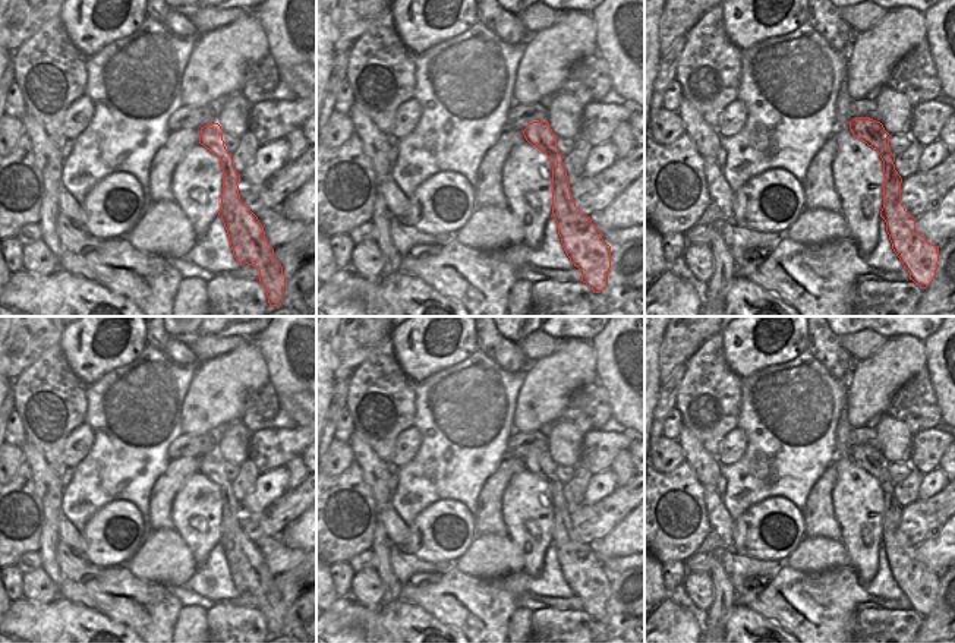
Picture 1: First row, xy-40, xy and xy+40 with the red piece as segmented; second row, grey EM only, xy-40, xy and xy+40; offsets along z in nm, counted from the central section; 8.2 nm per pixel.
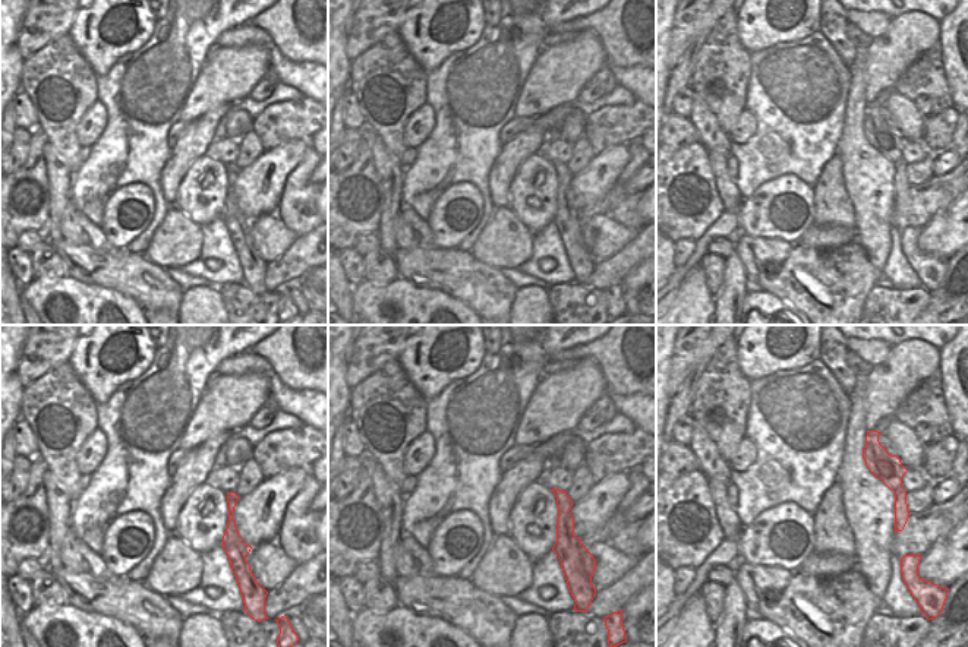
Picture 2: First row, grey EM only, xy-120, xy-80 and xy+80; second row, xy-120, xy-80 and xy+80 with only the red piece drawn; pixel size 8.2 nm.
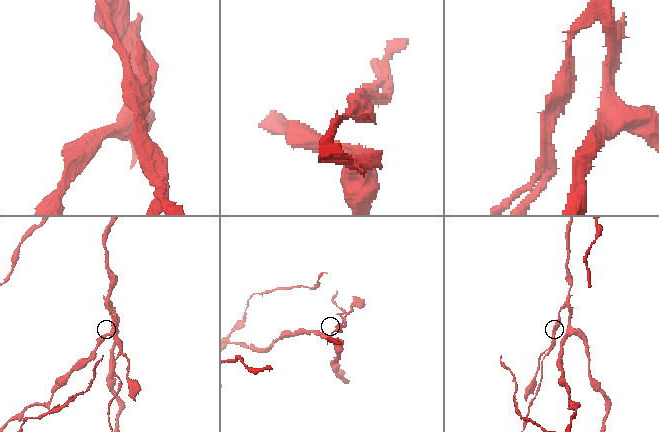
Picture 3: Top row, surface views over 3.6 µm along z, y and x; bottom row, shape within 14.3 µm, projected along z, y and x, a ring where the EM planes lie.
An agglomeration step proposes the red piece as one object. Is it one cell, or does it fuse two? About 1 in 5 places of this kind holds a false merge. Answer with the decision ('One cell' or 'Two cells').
Two cells

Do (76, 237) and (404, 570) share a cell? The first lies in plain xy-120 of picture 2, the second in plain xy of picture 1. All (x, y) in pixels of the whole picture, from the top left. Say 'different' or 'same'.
same

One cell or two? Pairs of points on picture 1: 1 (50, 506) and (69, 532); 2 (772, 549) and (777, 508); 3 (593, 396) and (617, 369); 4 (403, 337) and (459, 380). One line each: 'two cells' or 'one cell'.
1: two cells
2: one cell
3: two cells
4: two cells

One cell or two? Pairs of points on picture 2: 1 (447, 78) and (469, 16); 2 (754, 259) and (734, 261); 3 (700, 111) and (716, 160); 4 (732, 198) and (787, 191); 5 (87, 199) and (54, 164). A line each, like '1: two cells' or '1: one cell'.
1: two cells
2: two cells
3: two cells
4: two cells
5: two cells

